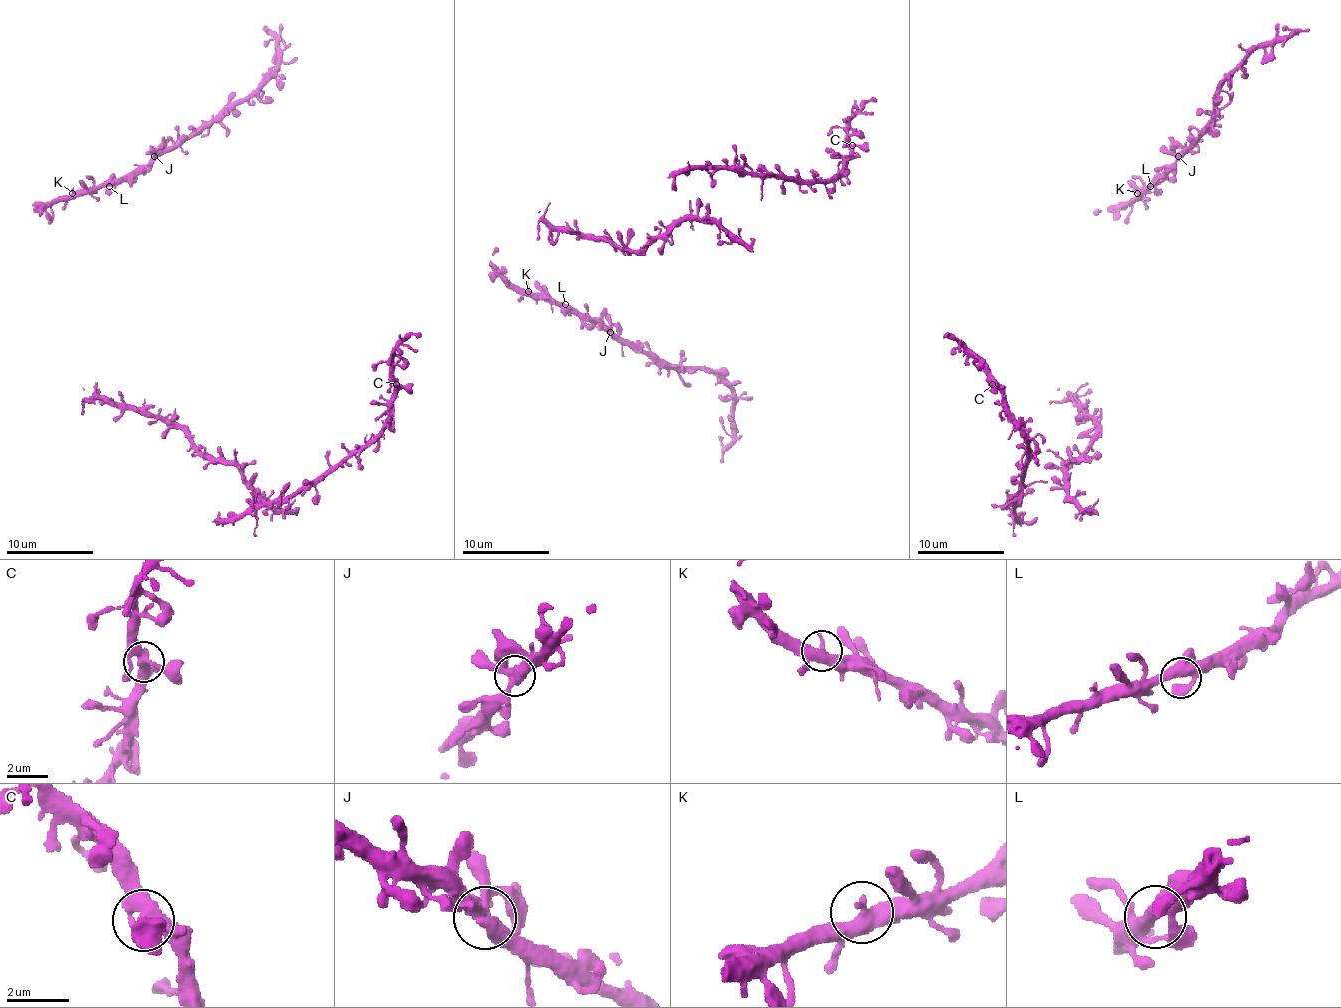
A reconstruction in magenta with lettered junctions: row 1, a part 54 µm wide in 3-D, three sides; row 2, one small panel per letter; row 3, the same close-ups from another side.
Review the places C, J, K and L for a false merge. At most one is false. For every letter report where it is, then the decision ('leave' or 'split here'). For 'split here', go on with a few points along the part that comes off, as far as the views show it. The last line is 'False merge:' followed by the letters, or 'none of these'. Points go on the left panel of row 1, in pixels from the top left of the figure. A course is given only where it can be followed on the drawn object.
C: at (396, 384); leave
J: at (154, 156); leave
K: at (72, 193); leave
L: at (109, 186); leave
False merge: none of these

